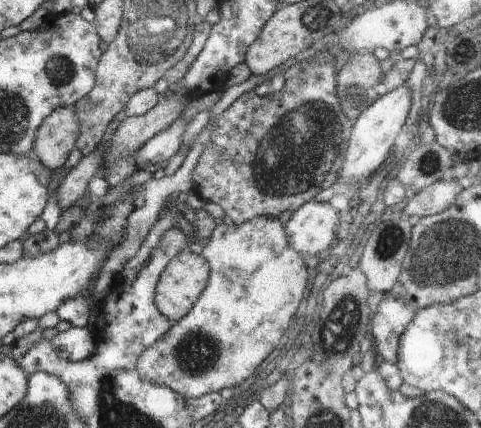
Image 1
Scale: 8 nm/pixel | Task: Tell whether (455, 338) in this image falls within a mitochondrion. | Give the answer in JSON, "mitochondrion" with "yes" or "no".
{"mitochondrion":"yes"}

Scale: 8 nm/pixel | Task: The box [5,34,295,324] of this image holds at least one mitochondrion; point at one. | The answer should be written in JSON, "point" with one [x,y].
{"point":[60,71]}

